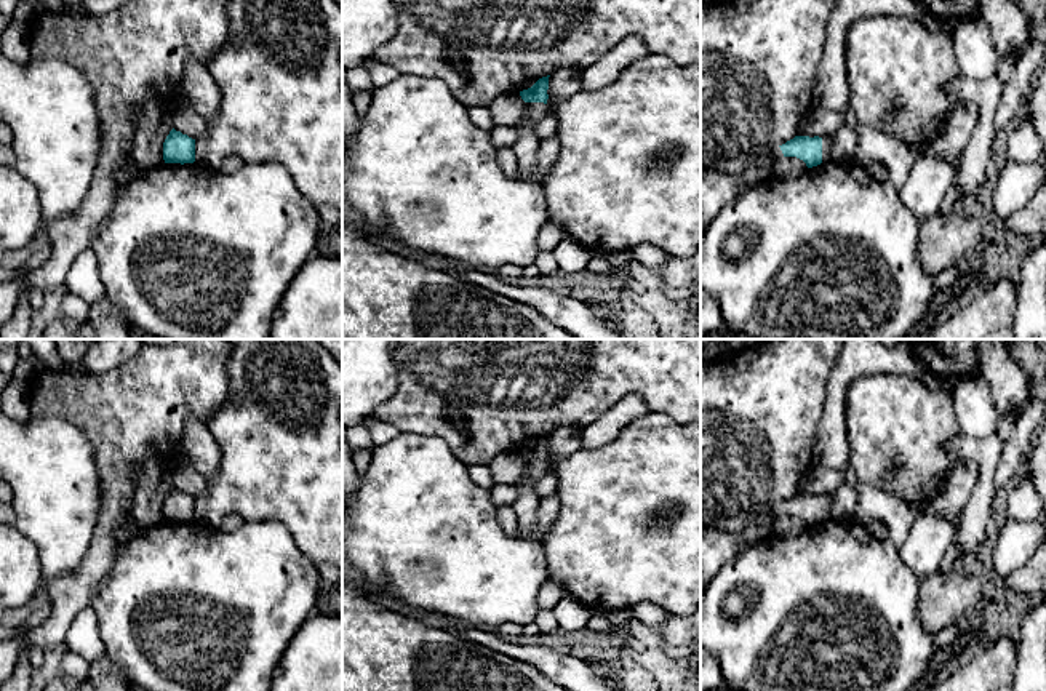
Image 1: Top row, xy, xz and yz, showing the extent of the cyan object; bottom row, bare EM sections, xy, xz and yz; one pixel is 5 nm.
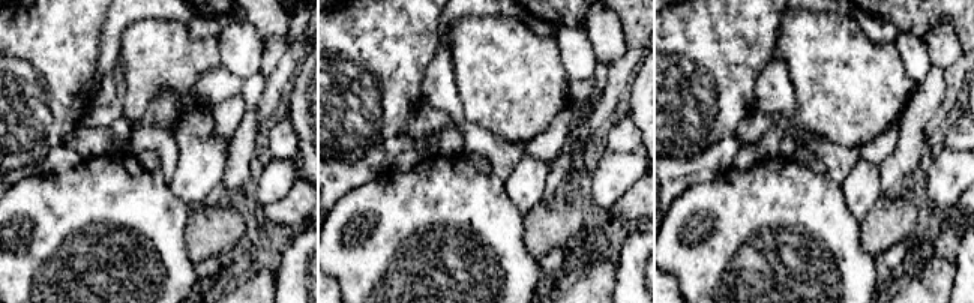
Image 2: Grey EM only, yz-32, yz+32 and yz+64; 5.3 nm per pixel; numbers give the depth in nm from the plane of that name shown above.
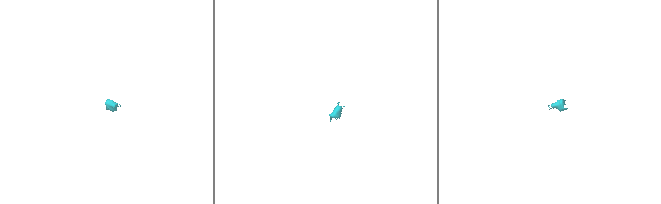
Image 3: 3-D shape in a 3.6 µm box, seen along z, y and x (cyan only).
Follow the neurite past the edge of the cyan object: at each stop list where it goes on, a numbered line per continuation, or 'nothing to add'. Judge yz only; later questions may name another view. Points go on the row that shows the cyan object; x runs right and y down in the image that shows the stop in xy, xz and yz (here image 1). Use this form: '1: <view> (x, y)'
1: yz (827, 141)
2: yz (717, 189)

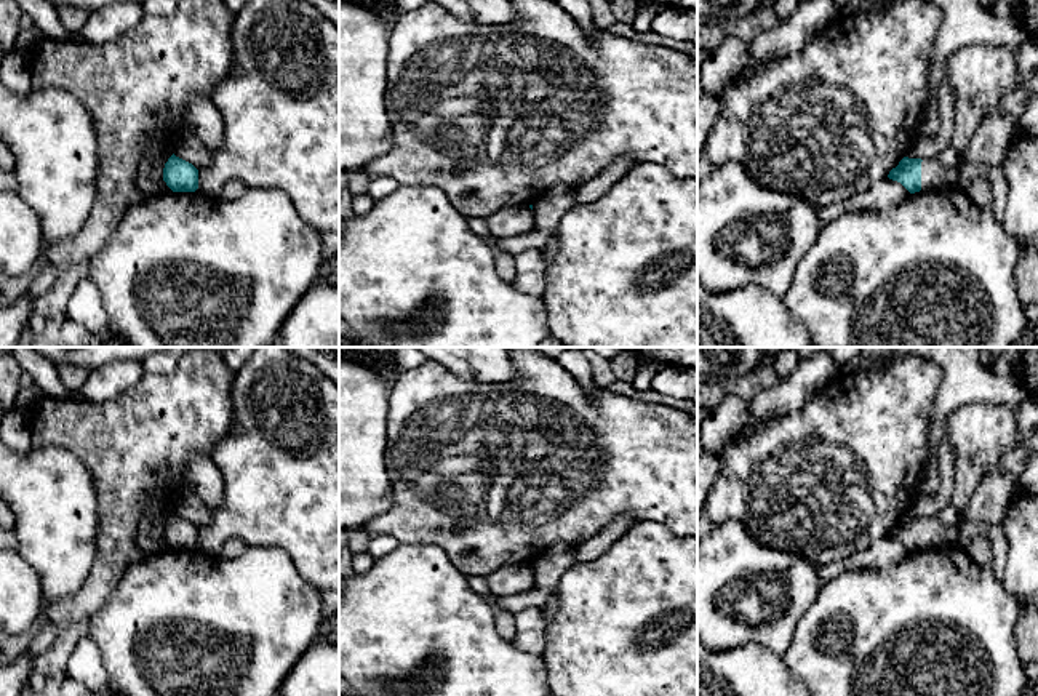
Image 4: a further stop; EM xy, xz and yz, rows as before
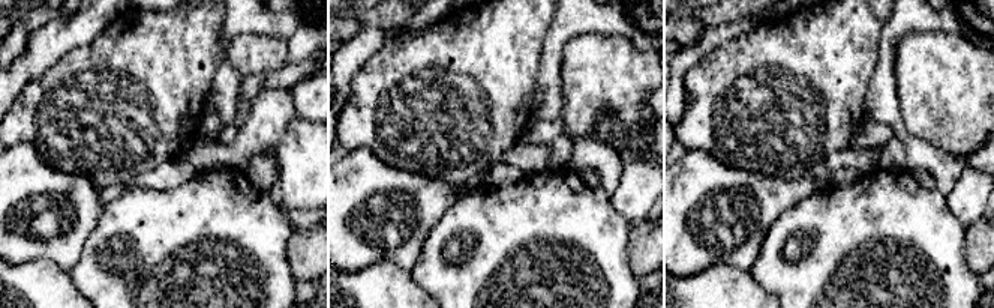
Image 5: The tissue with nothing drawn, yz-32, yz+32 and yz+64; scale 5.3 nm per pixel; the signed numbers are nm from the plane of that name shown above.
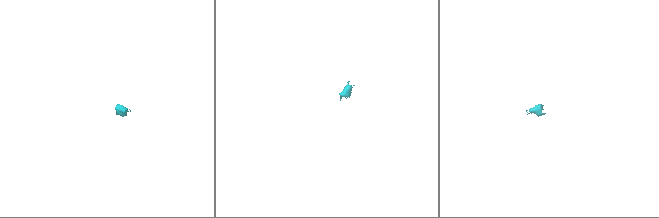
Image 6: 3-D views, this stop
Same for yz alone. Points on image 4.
1: yz (992, 140)

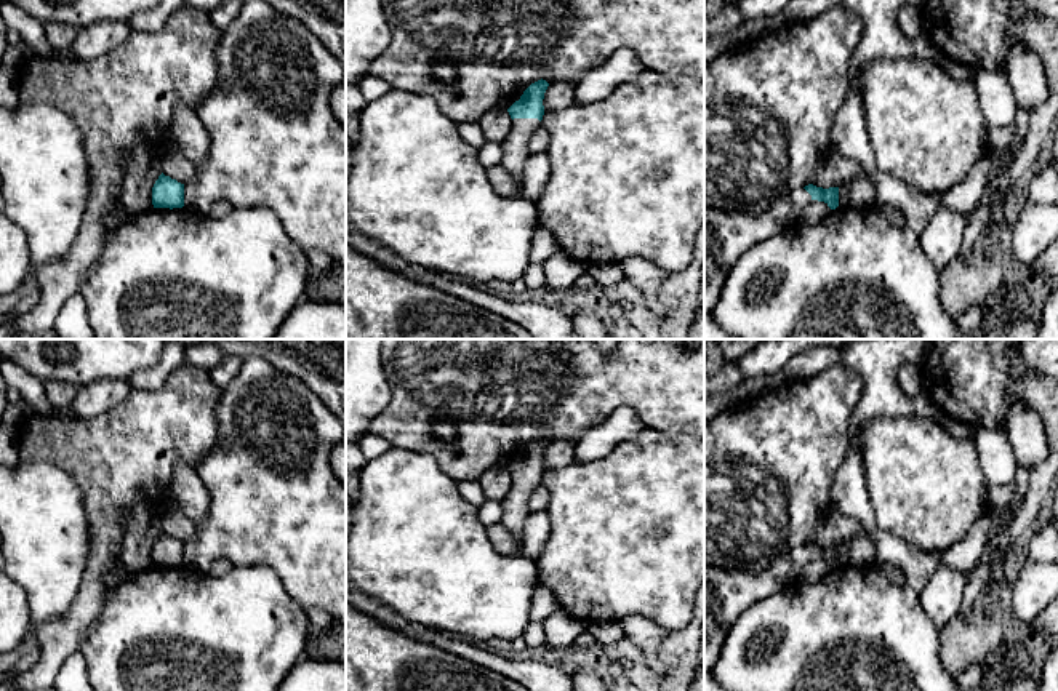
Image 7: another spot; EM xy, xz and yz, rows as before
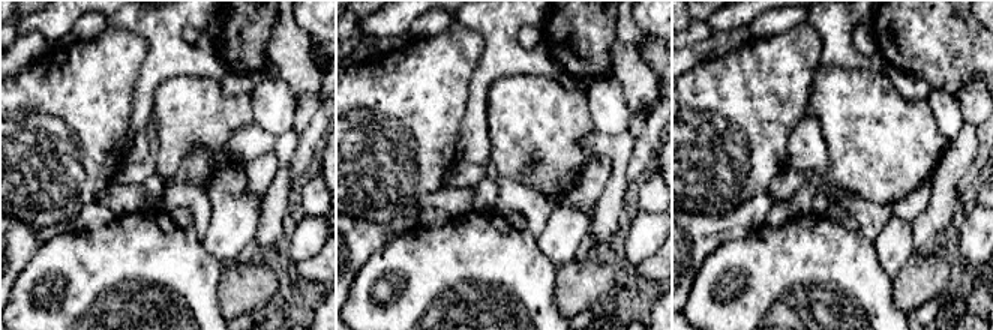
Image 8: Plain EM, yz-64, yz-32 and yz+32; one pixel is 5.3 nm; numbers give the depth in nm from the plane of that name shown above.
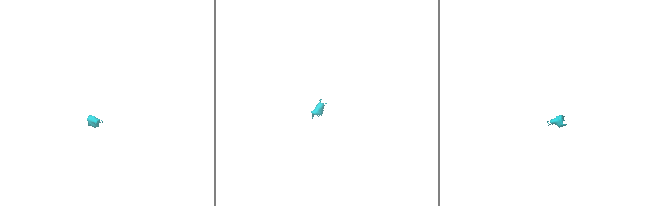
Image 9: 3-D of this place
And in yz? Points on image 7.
1: yz (727, 234)

